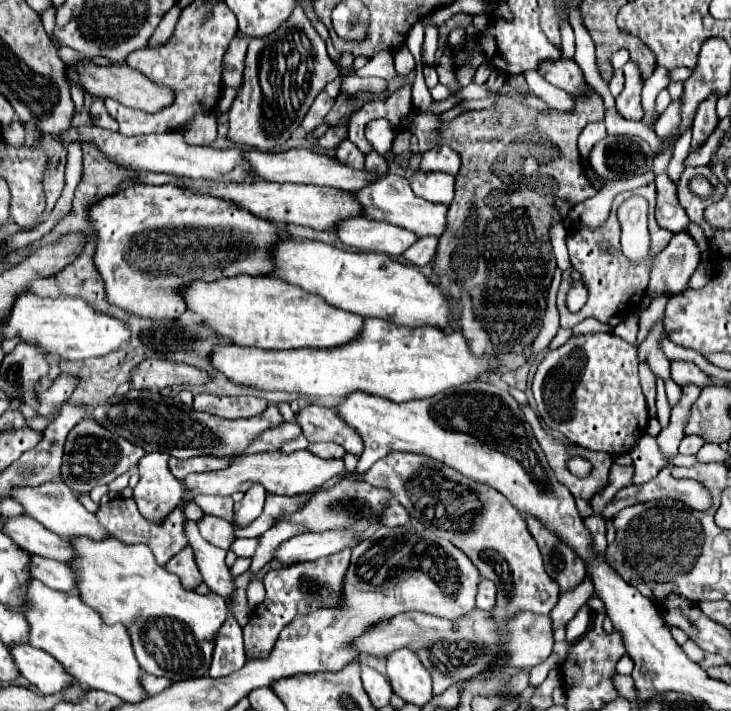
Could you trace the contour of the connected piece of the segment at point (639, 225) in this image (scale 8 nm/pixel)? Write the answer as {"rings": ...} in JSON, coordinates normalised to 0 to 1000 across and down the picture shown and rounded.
{"rings":[[[862,277],[845,291],[845,311],[851,319],[851,353],[865,367],[886,361],[886,319],[884,319],[886,286],[881,277]]]}

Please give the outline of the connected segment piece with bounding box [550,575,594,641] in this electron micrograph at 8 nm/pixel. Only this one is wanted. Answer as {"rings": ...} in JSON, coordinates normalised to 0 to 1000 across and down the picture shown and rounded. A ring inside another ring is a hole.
{"rings":[[[807,809],[799,812],[796,823],[788,823],[785,831],[774,831],[761,854],[755,857],[752,862],[752,871],[755,871],[755,885],[758,885],[758,902],[772,902],[772,887],[774,887],[774,876],[785,868],[785,862],[799,851],[799,845],[807,842],[807,837],[813,834],[813,823],[810,823],[810,814]]]}

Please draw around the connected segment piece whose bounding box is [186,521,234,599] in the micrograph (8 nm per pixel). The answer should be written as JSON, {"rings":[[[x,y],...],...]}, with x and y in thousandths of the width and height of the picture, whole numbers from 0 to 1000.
{"rings":[[[265,733],[254,736],[254,752],[257,752],[260,769],[265,772],[268,792],[279,812],[279,820],[285,823],[285,828],[290,834],[298,834],[304,842],[312,842],[320,831],[320,817],[317,817],[315,800],[306,792],[309,775],[279,761],[271,747],[271,738]]]}

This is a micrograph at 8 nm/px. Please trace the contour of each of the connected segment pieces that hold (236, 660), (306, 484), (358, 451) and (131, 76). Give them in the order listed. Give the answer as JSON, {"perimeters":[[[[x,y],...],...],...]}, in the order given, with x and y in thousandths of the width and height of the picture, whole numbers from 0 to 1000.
{"perimeters":[[[[312,868],[309,876],[301,882],[287,938],[287,952],[309,952],[337,932],[334,904],[331,904],[331,882],[323,876],[320,868]]],[[[413,632],[399,640],[386,637],[353,637],[342,643],[323,643],[309,660],[287,662],[287,665],[263,665],[249,674],[252,688],[265,696],[317,696],[323,691],[337,691],[347,679],[358,679],[367,693],[375,696],[410,696],[438,685],[451,671],[471,662],[471,648],[438,648],[438,643],[424,640],[424,634]]],[[[421,570],[405,584],[405,595],[413,601],[416,615],[430,620],[454,620],[473,632],[473,637],[482,637],[487,643],[495,640],[498,623],[495,615],[454,575]]],[[[118,89],[118,91],[109,91],[104,100],[98,100],[96,105],[98,105],[98,111],[109,114],[115,128],[120,128],[123,134],[137,136],[137,139],[145,139],[145,136],[159,139],[161,145],[181,150],[181,153],[192,153],[197,159],[216,159],[216,153],[222,156],[227,148],[235,148],[235,142],[238,142],[235,125],[216,120],[216,117],[208,117],[197,103],[192,103],[189,97],[181,97],[175,91],[134,94],[129,89]]]]}

